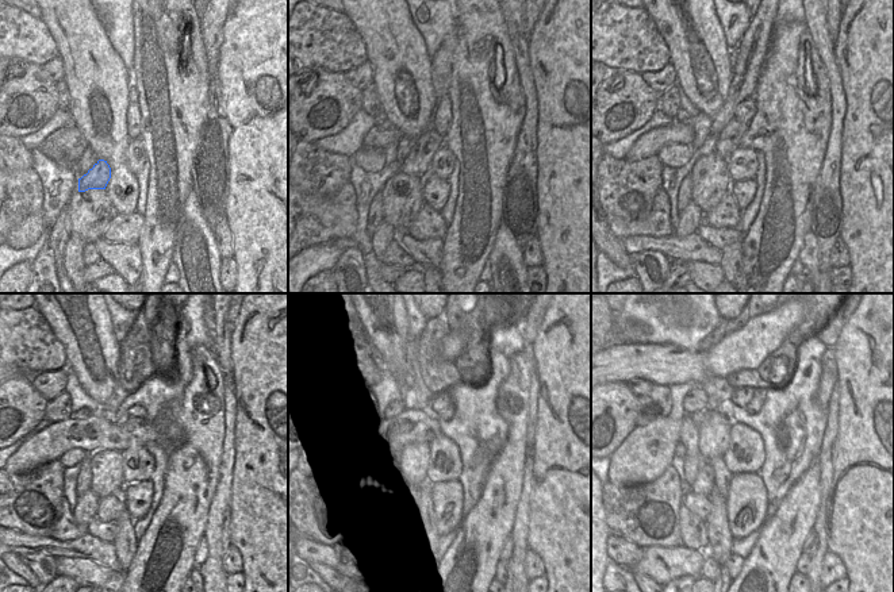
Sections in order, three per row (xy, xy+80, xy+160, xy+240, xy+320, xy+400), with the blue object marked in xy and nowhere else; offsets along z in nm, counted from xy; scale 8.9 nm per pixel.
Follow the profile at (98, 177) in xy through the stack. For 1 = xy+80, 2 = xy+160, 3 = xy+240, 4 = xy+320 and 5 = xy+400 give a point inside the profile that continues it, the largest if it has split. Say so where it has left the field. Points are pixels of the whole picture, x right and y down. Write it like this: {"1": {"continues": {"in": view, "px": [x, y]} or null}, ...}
{"1": {"continues": {"in": "xy+80", "px": [417, 164]}}, "2": {"continues": {"in": "xy+160", "px": [729, 139]}}, "3": {"continues": {"in": "xy+240", "px": [130, 423]}}, "4": {"continues": {"in": "xy+320", "px": [448, 412]}}, "5": {"continues": {"in": "xy+400", "px": [759, 396]}}}

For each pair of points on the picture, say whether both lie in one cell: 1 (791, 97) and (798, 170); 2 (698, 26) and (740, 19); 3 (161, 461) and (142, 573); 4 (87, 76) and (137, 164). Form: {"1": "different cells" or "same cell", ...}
{"1": "same cell", "2": "different cells", "3": "different cells", "4": "different cells"}

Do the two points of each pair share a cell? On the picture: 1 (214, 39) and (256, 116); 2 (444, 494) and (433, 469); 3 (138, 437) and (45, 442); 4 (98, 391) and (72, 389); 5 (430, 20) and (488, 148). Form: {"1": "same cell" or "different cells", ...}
{"1": "different cells", "2": "different cells", "3": "same cell", "4": "different cells", "5": "different cells"}

